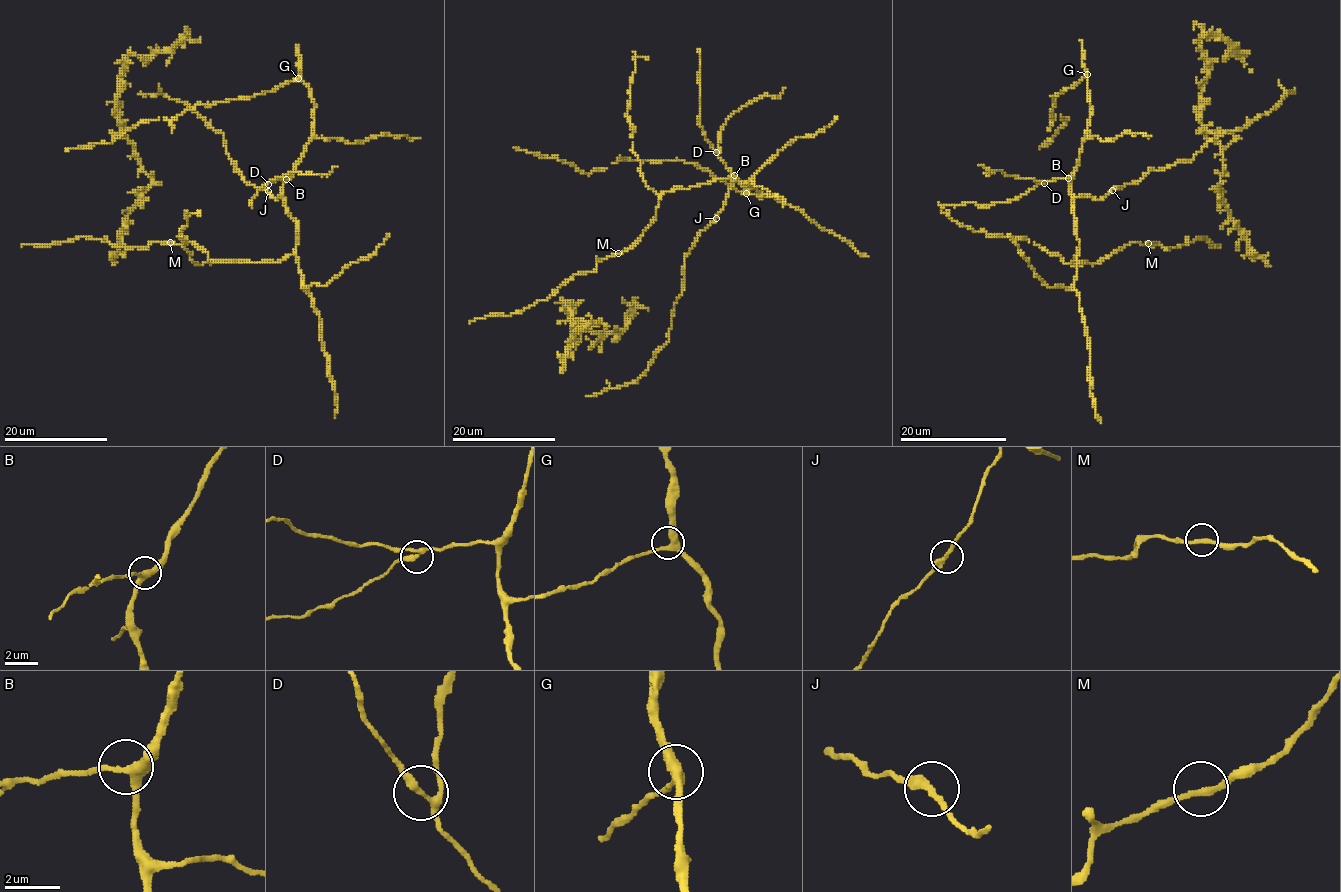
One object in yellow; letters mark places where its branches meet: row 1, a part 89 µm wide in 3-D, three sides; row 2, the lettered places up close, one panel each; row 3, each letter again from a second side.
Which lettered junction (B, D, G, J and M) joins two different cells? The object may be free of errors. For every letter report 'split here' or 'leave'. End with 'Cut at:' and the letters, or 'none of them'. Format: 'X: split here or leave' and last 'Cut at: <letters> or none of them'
B: leave
D: leave
G: leave
J: leave
M: leave
Cut at: none of them

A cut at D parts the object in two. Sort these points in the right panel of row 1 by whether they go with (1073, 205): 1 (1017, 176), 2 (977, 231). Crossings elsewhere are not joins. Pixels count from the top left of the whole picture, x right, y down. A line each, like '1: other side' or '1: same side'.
1: same side
2: same side

